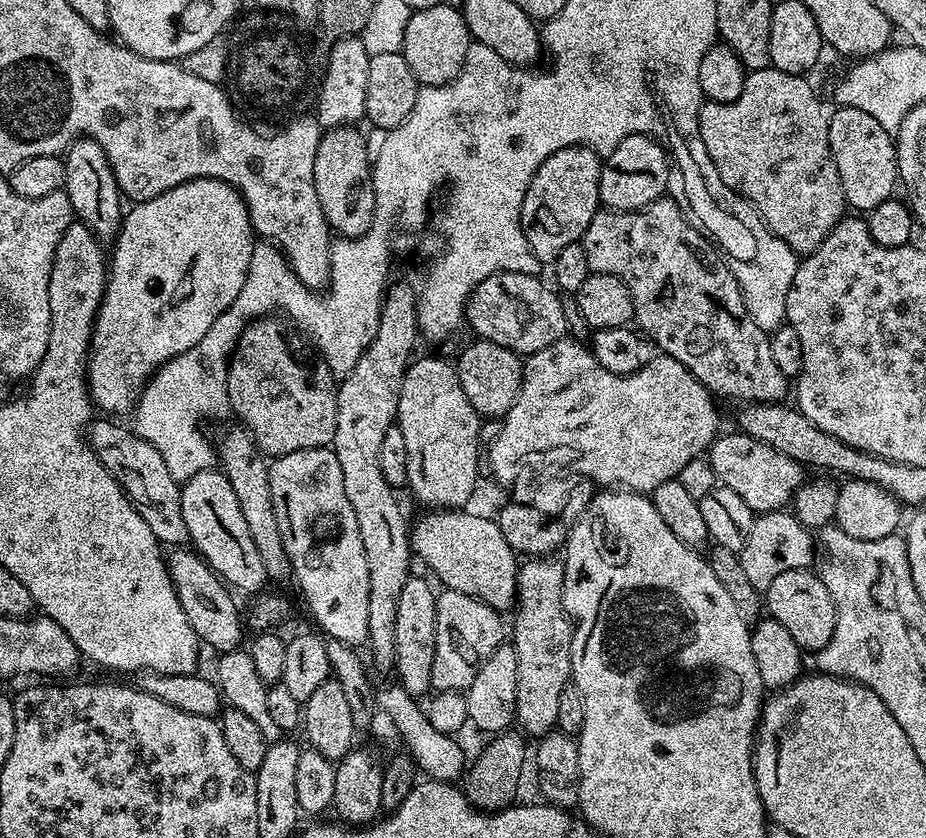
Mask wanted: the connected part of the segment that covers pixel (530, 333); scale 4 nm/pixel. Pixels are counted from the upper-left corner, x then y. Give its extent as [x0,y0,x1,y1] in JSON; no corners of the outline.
[465,272,567,356]

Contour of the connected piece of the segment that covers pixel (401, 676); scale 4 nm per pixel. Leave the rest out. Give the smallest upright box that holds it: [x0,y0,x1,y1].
[394,578,437,698]

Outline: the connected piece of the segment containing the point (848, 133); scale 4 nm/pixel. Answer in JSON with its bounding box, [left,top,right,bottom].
[828,107,898,214]

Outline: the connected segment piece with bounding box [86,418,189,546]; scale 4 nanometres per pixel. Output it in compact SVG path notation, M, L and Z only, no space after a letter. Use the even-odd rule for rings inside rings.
M112 418L93 419L86 429L86 439L94 450L98 462L110 470L110 474L122 486L126 498L146 518L146 526L154 530L154 538L164 546L184 546L189 543L186 518L182 518L181 485L170 474L162 454L146 442L131 427L123 428Z

